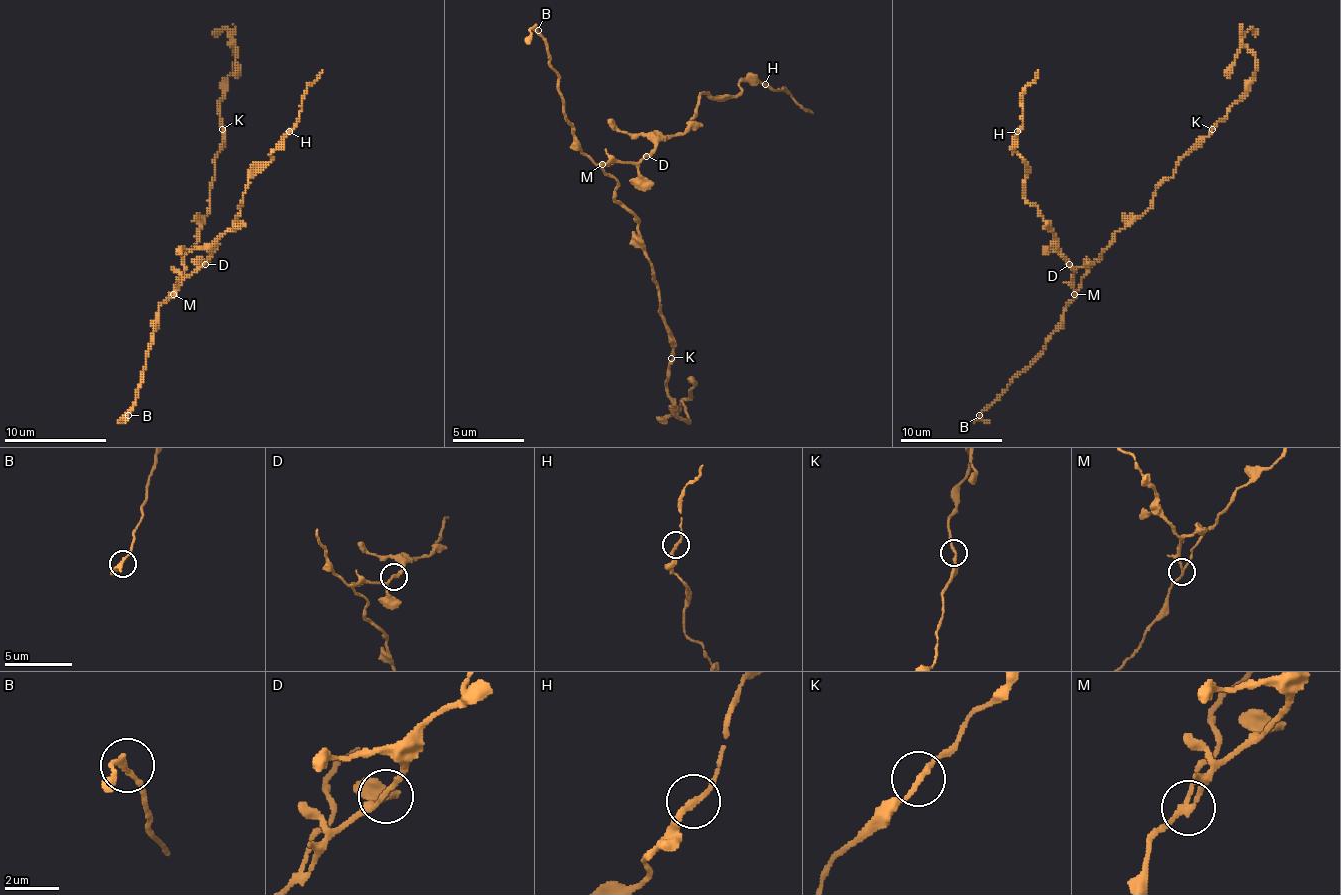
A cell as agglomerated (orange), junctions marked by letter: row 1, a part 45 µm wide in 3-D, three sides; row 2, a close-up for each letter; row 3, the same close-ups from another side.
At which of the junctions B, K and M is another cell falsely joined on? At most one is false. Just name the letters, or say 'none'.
M

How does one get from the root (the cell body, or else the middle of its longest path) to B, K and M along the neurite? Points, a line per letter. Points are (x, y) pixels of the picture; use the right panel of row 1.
B: (1094, 262), (1081, 280), (1076, 295), (1063, 308), (1063, 323), (1051, 336), (1046, 349), (979, 415)
K: (1094, 262), (1112, 241), (1112, 236), (1130, 226), (1150, 206), (1153, 193), (1173, 175), (1176, 165), (1212, 129)
M: (1094, 262), (1074, 295)

